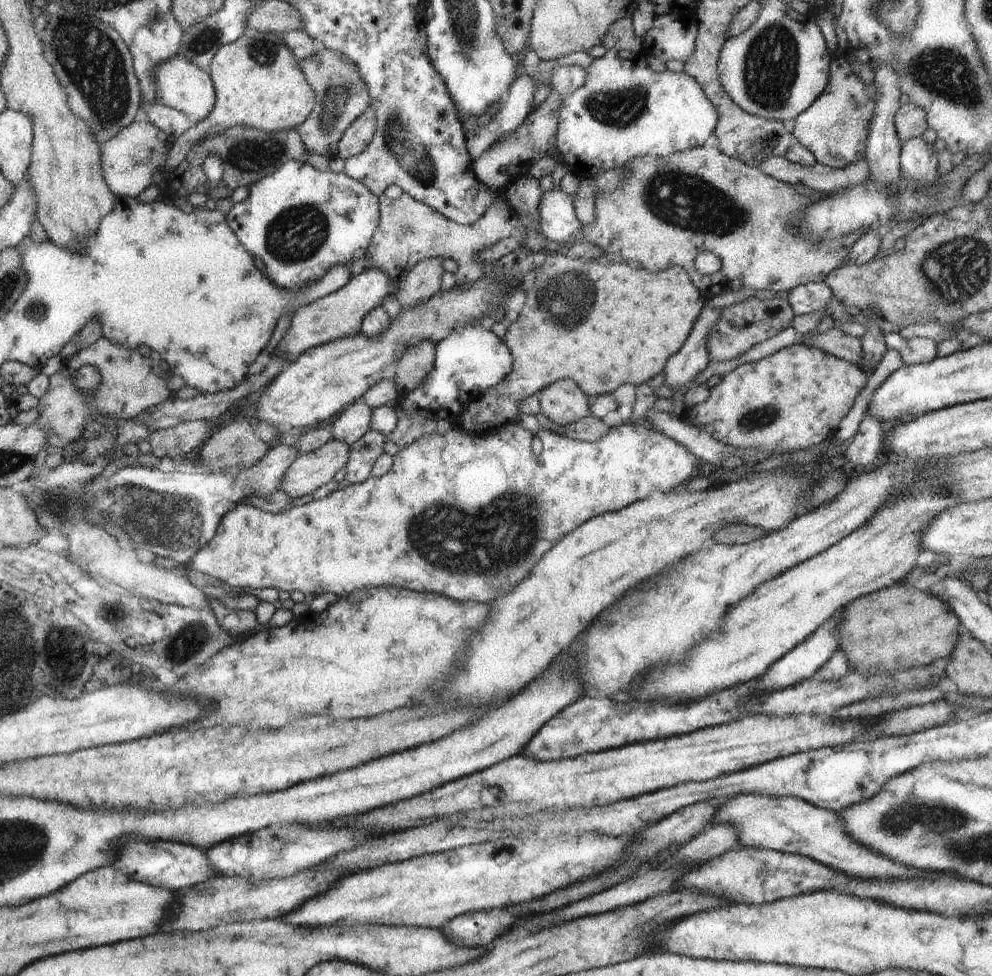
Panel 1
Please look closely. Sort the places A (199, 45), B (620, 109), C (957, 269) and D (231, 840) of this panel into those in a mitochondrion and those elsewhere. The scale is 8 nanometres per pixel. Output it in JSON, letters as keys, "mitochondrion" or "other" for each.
{"A":"mitochondrion","B":"mitochondrion","C":"mitochondrion","D":"other"}

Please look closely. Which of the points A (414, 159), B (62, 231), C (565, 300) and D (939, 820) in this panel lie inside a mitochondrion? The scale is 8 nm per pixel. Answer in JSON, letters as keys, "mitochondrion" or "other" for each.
{"A":"mitochondrion","B":"other","C":"mitochondrion","D":"mitochondrion"}

